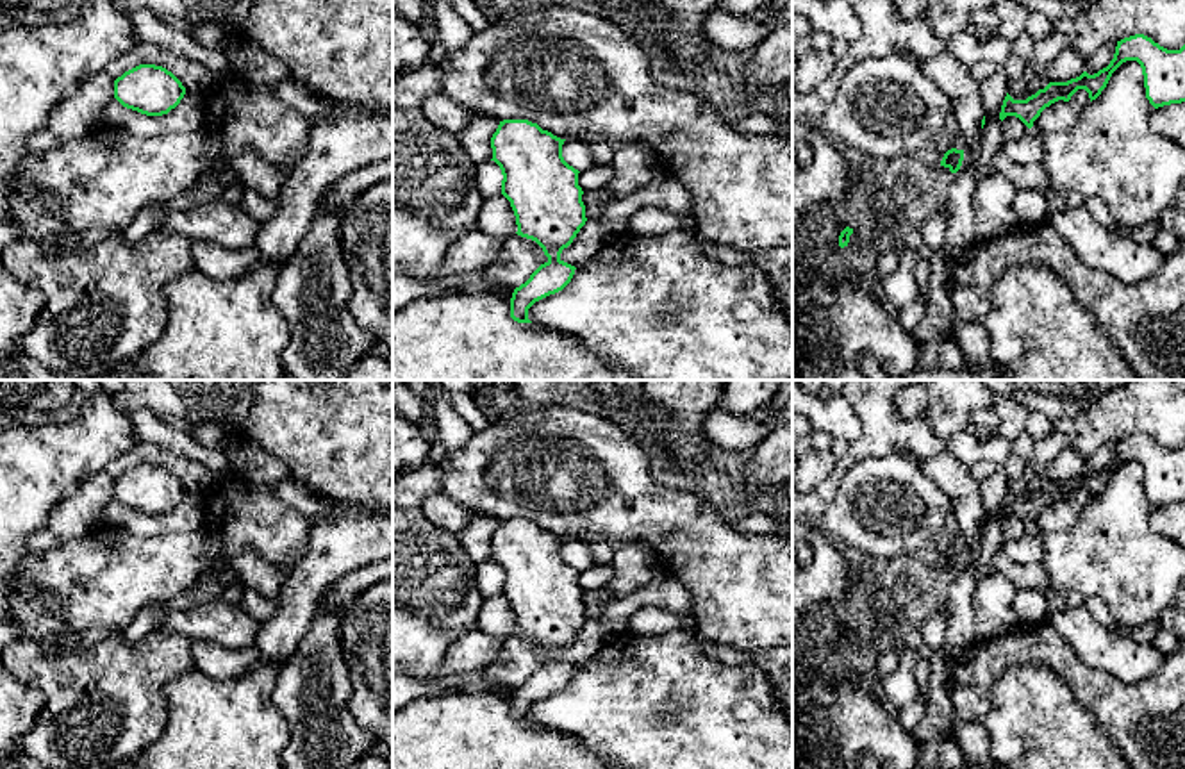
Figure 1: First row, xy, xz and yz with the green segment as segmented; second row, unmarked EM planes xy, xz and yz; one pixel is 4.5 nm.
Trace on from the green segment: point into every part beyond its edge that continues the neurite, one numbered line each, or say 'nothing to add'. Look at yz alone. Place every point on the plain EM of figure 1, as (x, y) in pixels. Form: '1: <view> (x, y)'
nothing to add

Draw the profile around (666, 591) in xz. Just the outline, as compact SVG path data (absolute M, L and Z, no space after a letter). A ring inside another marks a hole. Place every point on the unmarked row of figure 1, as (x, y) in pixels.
M671 564L642 589L614 599L600 617L587 619L573 642L562 649L560 660L575 667L592 660L609 641L626 632L628 619L648 605L675 614L687 614L692 608L691 592Z

